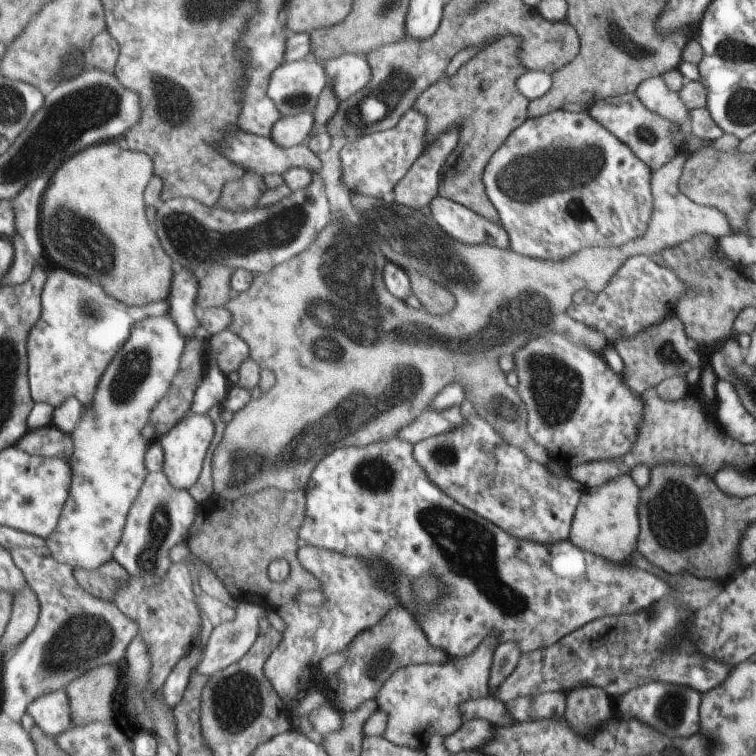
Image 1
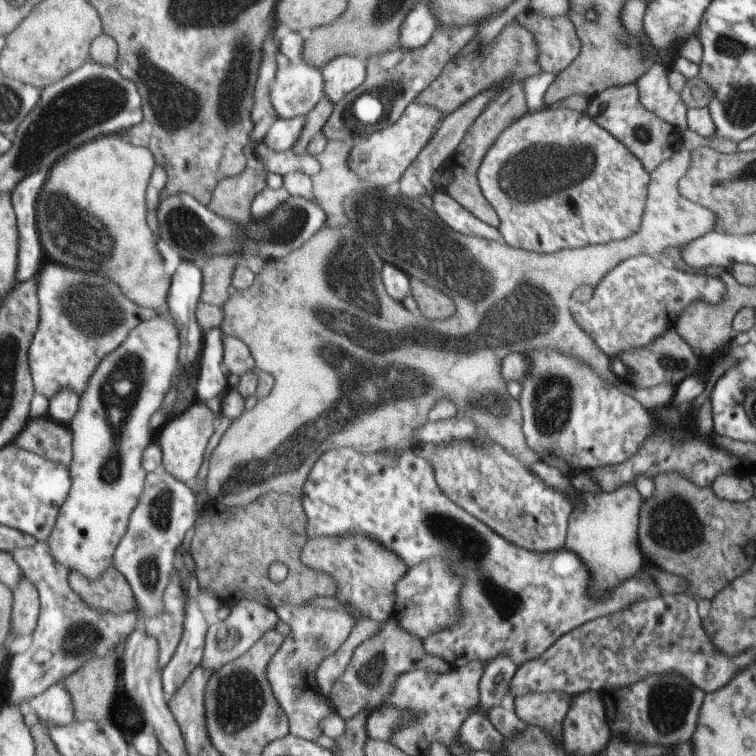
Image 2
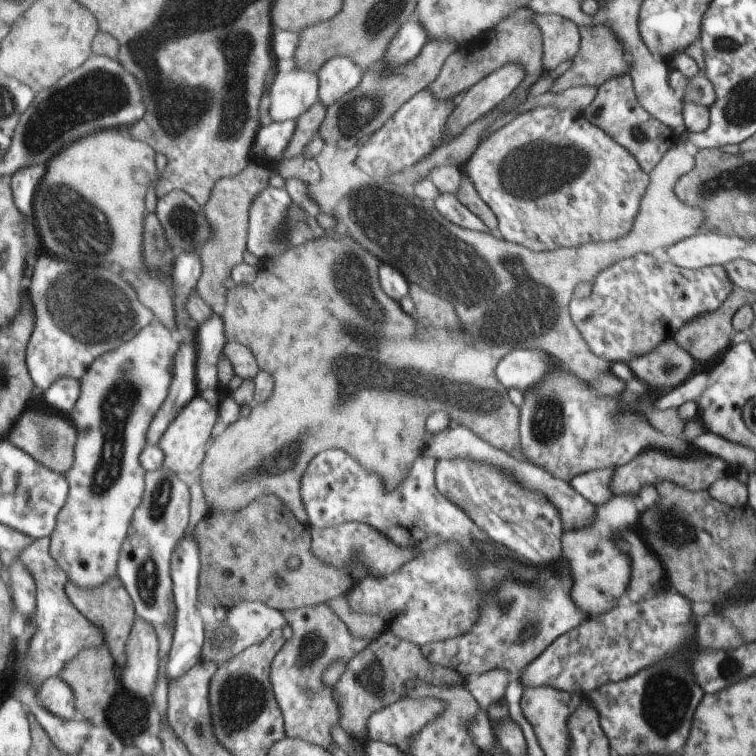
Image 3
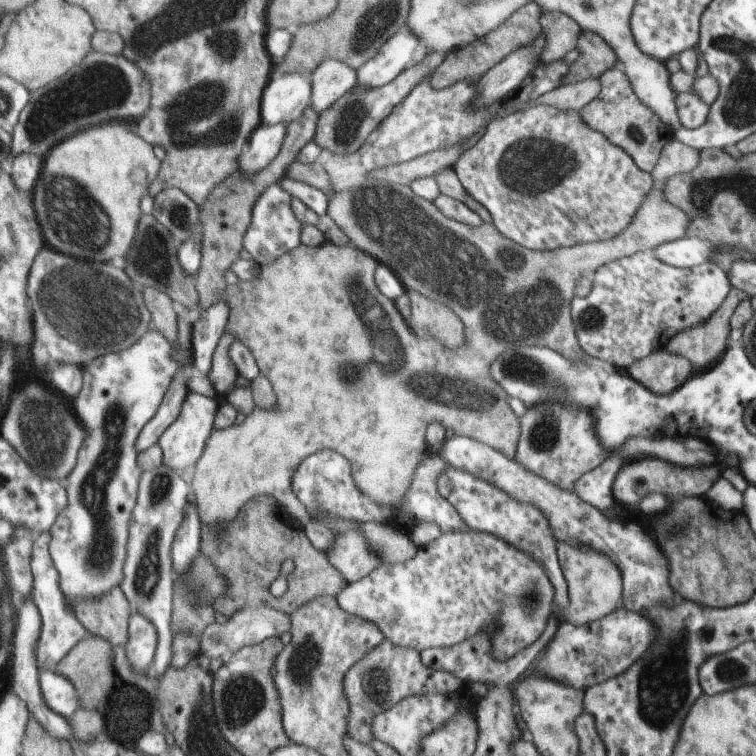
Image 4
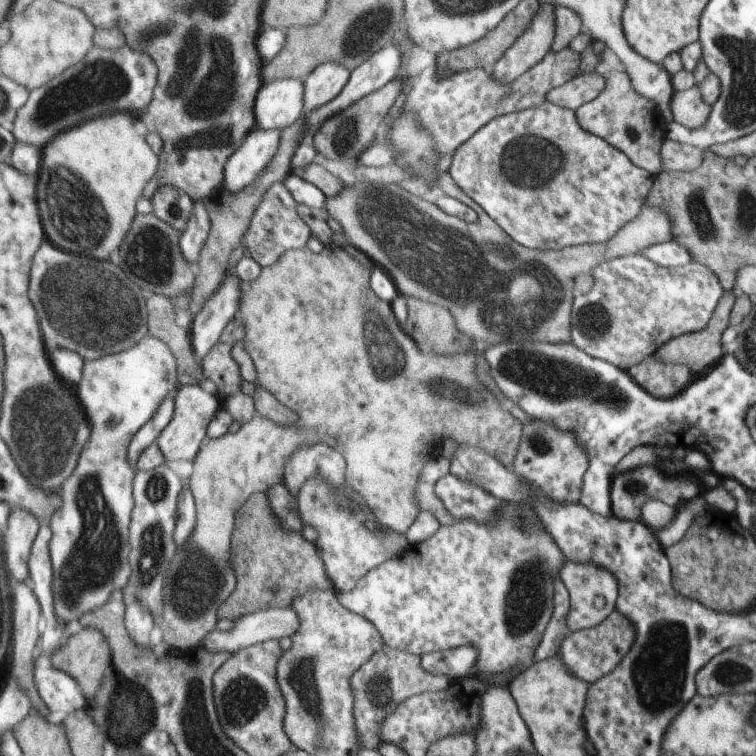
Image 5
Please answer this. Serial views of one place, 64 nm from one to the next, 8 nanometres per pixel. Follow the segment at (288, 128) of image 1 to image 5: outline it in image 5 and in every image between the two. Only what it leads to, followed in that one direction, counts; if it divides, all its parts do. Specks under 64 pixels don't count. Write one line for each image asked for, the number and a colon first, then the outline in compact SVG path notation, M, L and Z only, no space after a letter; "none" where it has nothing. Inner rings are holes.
2: M295 116L291 120L277 118L277 122L267 130L263 140L271 150L285 152L295 146L299 136L303 134L303 128L305 128L305 116Z
3: M289 120L289 122L273 122L259 130L259 136L255 136L255 144L263 150L267 162L279 160L283 156L287 144L295 136L295 128L297 120Z
4: M275 124L275 126L259 126L249 136L247 152L239 156L239 172L253 176L255 172L261 172L279 156L279 150L283 148L283 140L287 136L289 124Z
5: M261 130L249 132L243 146L227 160L227 170L223 178L223 188L229 192L239 192L249 186L275 158L281 144L281 130Z

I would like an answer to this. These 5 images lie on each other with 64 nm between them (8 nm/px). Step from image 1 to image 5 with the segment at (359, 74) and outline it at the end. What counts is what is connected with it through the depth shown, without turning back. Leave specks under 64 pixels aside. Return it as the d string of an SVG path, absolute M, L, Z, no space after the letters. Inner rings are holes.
M337 62L321 64L317 66L309 76L305 76L305 96L303 96L303 106L305 114L315 112L317 108L325 106L333 98L343 92L351 78L351 70Z

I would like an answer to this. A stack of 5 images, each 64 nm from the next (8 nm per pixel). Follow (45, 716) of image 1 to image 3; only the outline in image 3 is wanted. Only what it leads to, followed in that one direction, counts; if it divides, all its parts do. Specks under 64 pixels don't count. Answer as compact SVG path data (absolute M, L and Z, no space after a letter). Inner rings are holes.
M53 678L47 680L43 690L37 694L41 704L53 714L59 716L67 722L79 720L79 710L77 710L77 696L71 684L67 684L63 678Z

